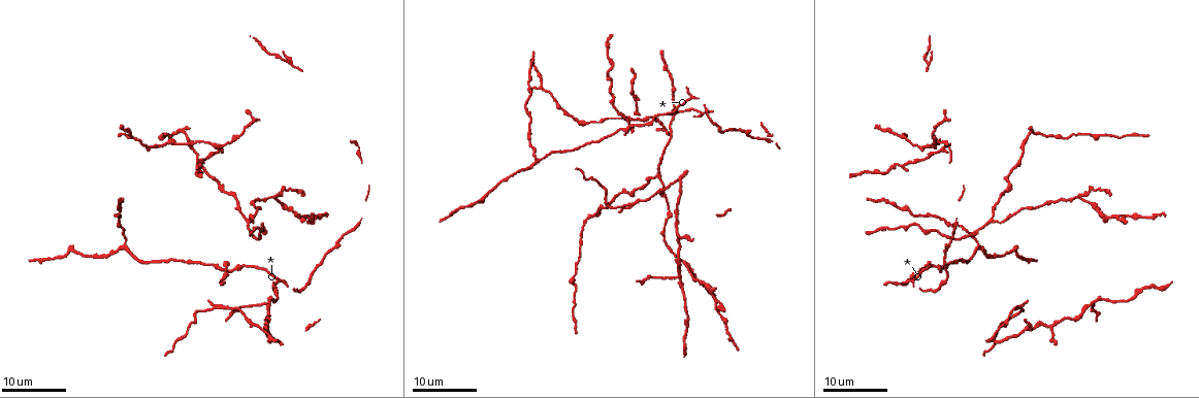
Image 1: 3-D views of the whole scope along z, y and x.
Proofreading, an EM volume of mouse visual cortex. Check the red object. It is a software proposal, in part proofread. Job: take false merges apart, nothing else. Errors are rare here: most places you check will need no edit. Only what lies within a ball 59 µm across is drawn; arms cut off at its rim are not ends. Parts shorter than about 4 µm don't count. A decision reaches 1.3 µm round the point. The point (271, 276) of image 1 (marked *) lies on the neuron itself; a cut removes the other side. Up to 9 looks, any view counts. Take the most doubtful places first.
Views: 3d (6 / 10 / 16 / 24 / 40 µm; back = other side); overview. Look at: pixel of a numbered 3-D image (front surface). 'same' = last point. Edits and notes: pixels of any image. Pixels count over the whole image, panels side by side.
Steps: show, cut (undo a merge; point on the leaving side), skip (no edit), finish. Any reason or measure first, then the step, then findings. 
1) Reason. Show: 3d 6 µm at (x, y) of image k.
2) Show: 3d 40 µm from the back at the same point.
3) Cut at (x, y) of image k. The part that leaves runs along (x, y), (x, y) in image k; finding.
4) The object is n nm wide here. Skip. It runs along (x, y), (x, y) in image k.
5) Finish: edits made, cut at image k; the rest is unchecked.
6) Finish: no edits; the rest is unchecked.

Arms part here. Show: 3d 24 µm at (936, 153) of image 1.

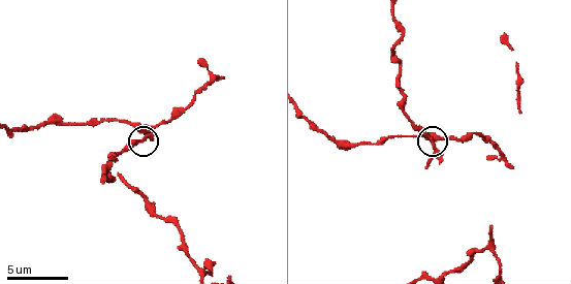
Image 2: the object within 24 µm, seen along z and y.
Show: 3d 6 µm at (143, 139) of image 2.

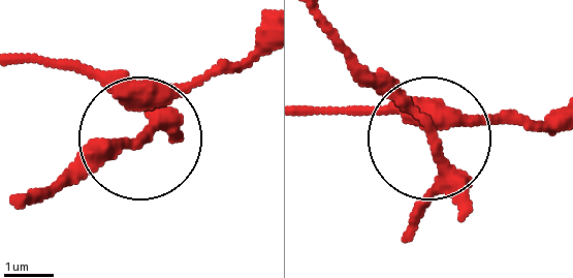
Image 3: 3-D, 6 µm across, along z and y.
Skip. All the same neuron.

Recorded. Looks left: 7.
Small branch off a trunk. Show: 3d 16 µm at (266, 302) of image 1.

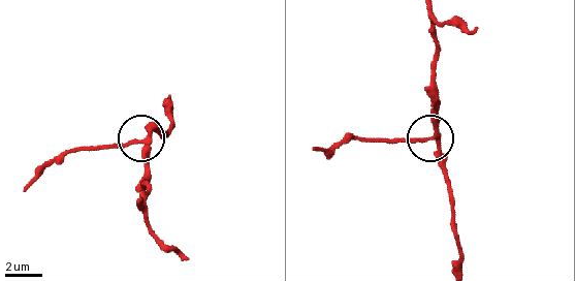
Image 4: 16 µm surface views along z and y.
Show: 3d 10 µm at (138, 142) of image 4.

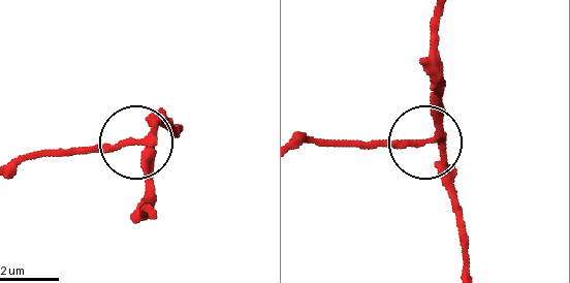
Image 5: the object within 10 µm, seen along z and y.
The object is 210 nm wide here. Skip. All the same neuron.

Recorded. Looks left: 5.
Arms part here. Show: 3d 24 µm at (533, 163) of image 1.

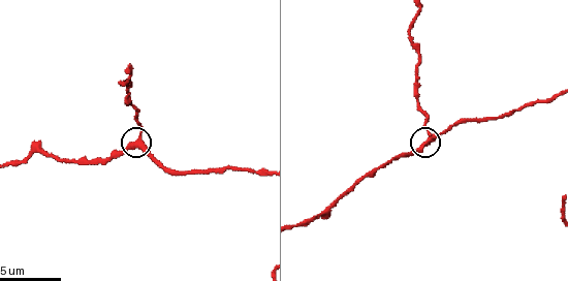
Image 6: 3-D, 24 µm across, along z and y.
Show: 3d 10 µm at (428, 141) of image 6.

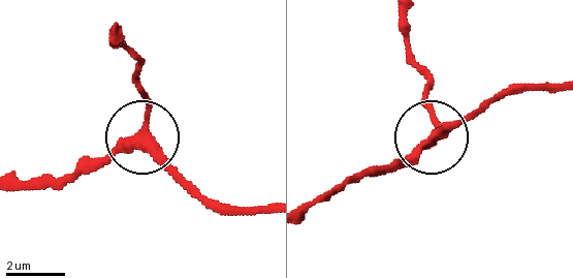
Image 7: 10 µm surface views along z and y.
The object is 260 nm wide here. Skip. It runs along (267, 209), (215, 205), (141, 137), (92, 170) in image 7; all the same neuron.

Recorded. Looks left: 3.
Show: 3d 16 µm at (1080, 197) of image 1.

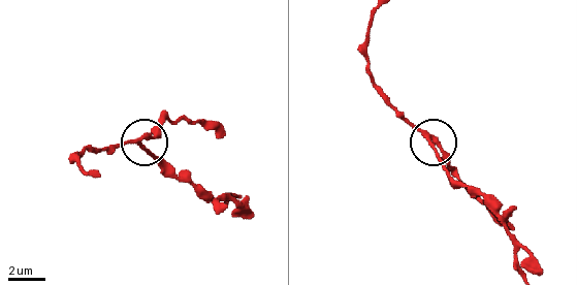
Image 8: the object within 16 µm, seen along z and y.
Show: 3d 6 µm at (434, 143) of image 8.

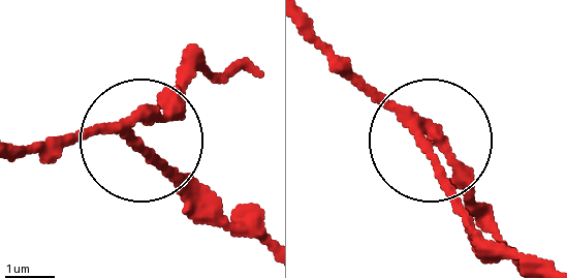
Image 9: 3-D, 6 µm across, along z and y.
Skip. It runs along (309, 24), (490, 217) in image 9; one neuron here.

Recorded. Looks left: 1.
Finish: no edits; the rest is unchecked.

